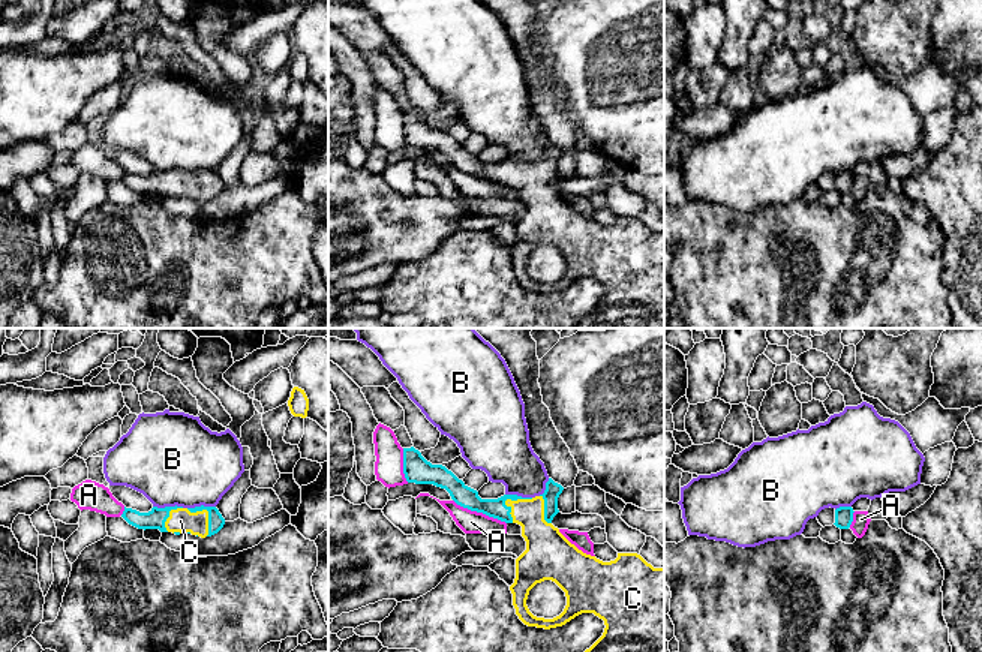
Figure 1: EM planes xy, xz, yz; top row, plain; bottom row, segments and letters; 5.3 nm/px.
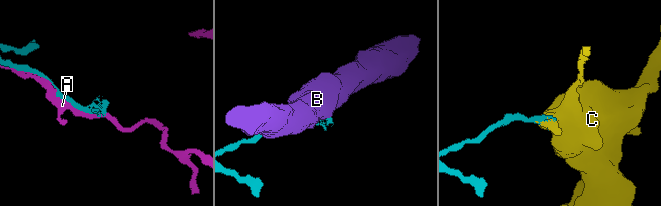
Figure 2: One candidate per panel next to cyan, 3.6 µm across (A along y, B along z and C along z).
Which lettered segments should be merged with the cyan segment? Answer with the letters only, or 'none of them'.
C

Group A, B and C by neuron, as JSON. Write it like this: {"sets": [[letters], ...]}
{"sets": [["A"], ["B"], ["C"]]}

